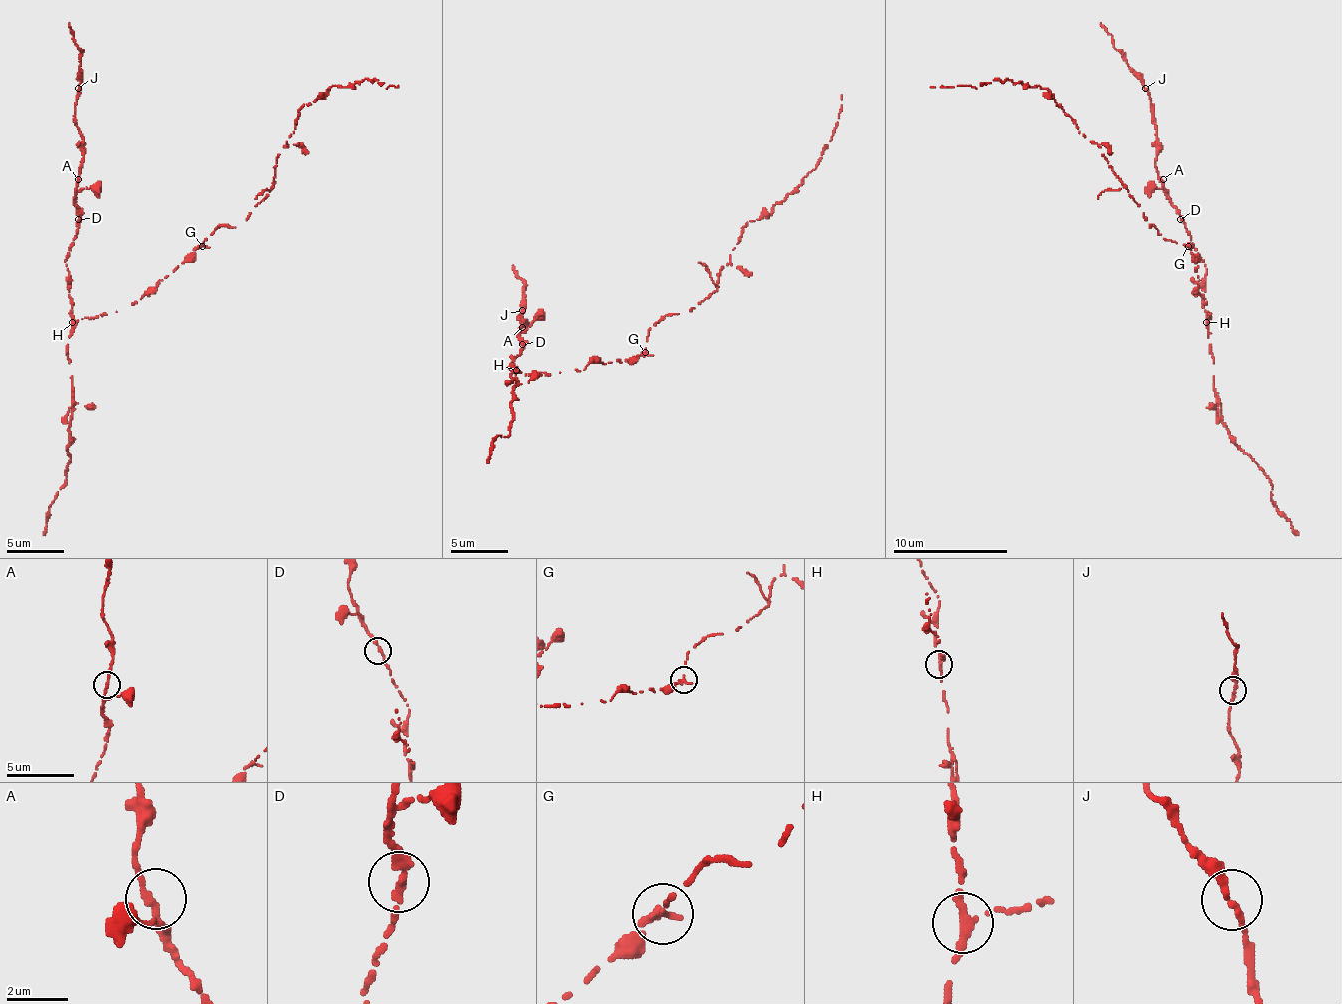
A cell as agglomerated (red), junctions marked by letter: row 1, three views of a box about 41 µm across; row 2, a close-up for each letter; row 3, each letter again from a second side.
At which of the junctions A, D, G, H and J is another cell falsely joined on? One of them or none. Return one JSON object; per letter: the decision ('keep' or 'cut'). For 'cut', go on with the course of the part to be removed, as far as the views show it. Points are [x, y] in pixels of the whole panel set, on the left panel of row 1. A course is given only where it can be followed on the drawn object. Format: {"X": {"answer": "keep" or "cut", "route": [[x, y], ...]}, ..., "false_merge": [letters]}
{"A": {"answer": "keep"}, "D": {"answer": "keep"}, "G": {"answer": "cut", "route": [[201, 245], [221, 225], [247, 219], [273, 188], [276, 156], [298, 110], [330, 88], [376, 79], [399, 88]]}, "H": {"answer": "keep"}, "J": {"answer": "keep"}, "false_merge": ["G"]}

